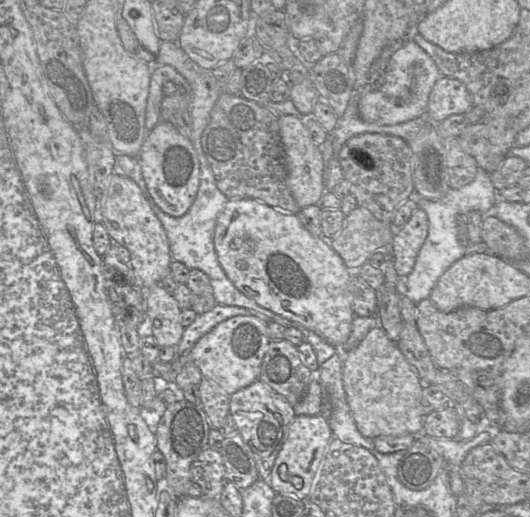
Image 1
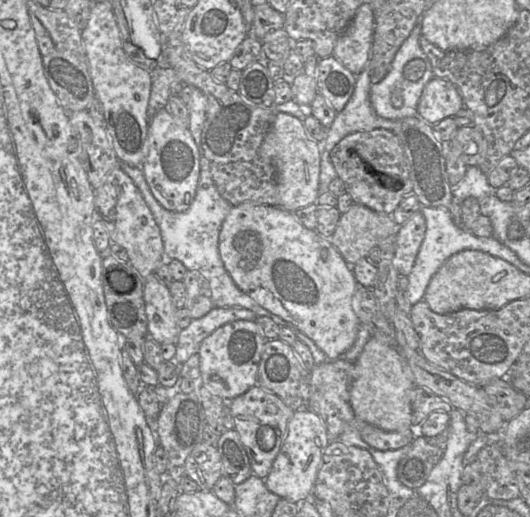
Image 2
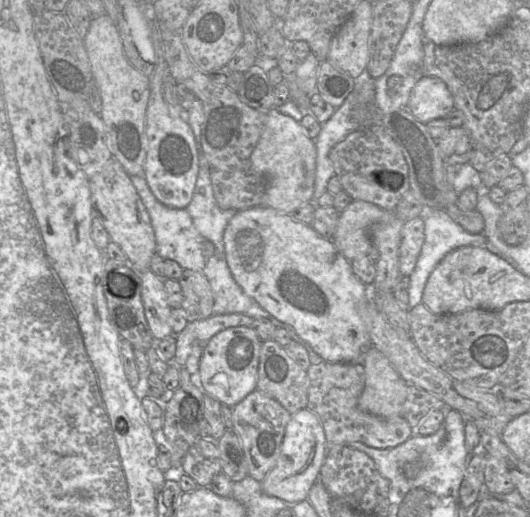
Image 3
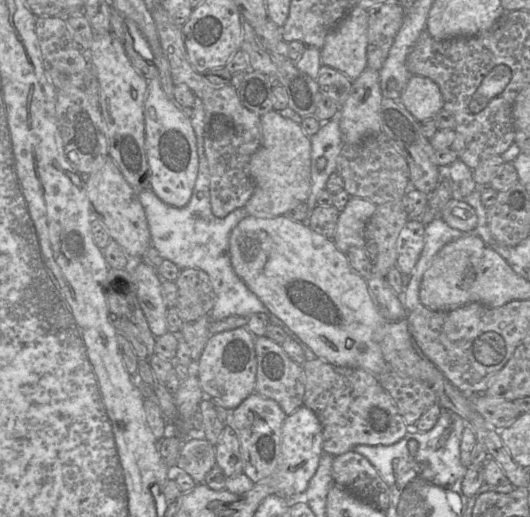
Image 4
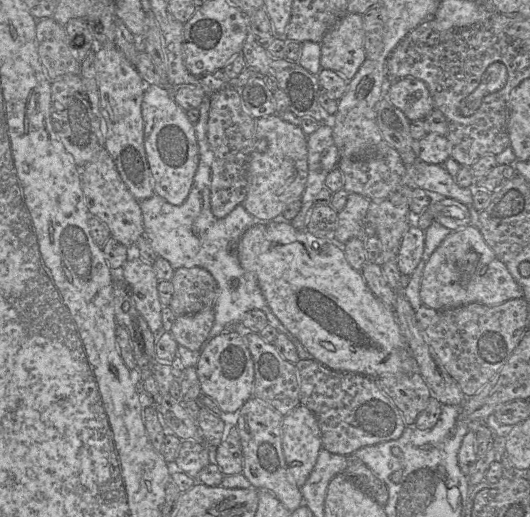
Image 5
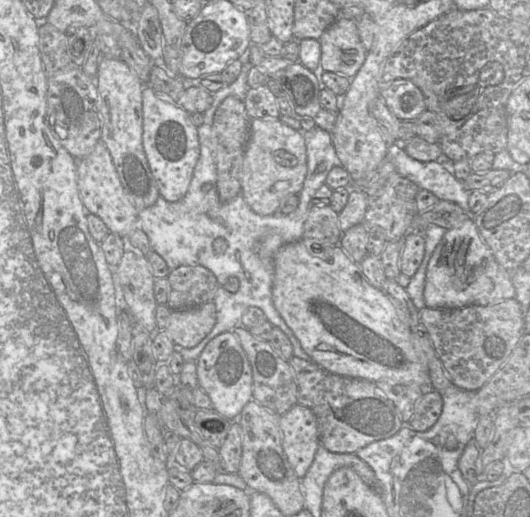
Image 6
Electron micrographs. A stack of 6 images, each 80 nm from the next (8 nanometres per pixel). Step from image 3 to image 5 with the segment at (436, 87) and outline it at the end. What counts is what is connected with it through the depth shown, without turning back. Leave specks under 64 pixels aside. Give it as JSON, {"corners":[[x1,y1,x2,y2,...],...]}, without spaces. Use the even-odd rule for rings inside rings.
{"corners":[[405,77,393,81,384,96,410,121,423,120,435,109,426,83,417,78]]}

